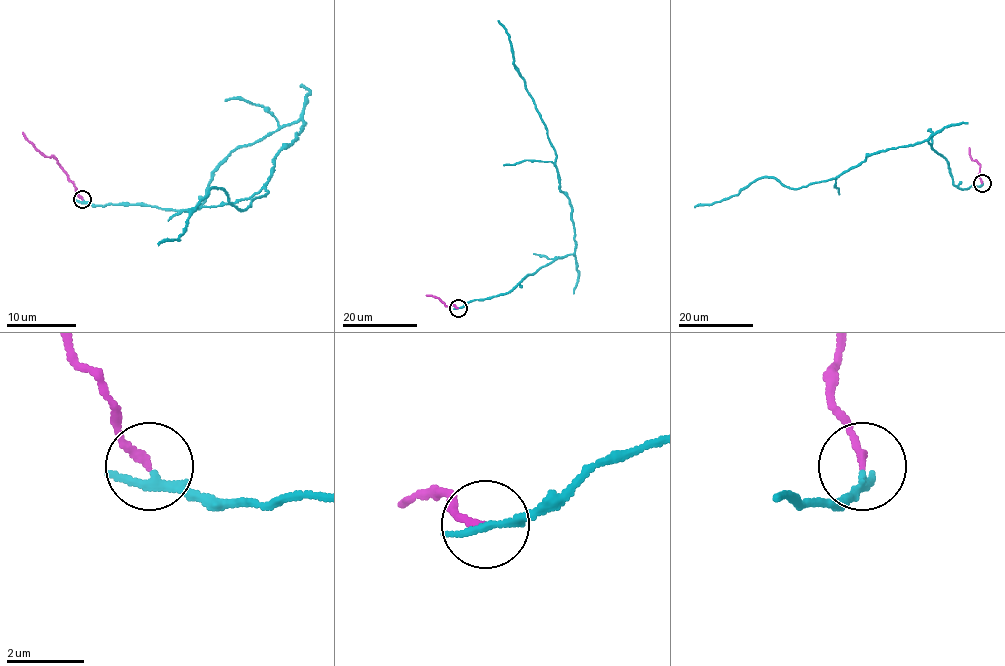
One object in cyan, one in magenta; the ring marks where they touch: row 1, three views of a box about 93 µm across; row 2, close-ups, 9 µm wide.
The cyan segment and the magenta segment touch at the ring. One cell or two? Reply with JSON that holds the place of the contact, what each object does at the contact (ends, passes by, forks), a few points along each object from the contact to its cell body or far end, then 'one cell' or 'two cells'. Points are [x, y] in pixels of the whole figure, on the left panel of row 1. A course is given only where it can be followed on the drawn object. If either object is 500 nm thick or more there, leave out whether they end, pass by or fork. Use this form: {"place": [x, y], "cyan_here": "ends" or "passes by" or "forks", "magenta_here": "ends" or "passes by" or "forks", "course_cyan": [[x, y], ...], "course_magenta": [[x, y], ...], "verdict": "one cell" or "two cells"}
{"place": [82, 199], "cyan_here": "passes by", "magenta_here": "ends", "course_cyan": [[82, 199], [189, 211], [231, 152], [303, 120], [265, 196], [240, 210], [210, 189], [177, 239], [158, 245]], "course_magenta": [[82, 199], [61, 166], [40, 152], [23, 133]], "verdict": "two cells"}

